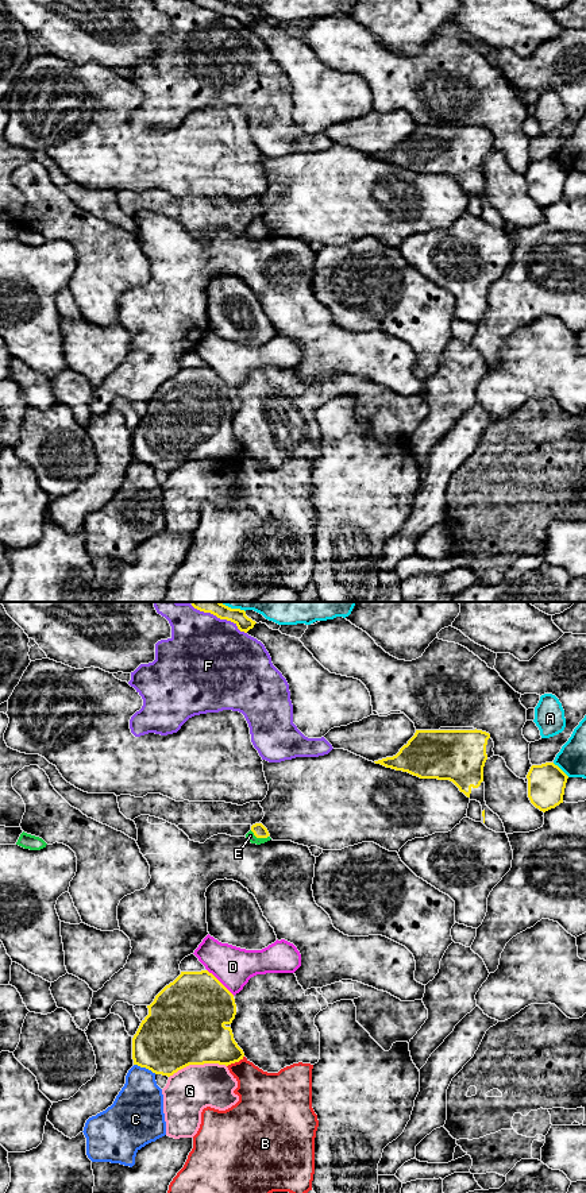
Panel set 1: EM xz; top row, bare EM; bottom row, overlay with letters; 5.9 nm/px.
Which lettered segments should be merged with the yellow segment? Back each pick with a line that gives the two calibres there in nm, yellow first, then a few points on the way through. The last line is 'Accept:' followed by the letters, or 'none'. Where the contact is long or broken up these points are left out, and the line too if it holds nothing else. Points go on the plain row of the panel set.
E: Thickness 80 nm (yellow) against 50 nm. Path across: xz (258, 224), (259, 232), (250, 231)
Accept: E

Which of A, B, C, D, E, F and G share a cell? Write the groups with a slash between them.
A / B / C / D / E / F / G

